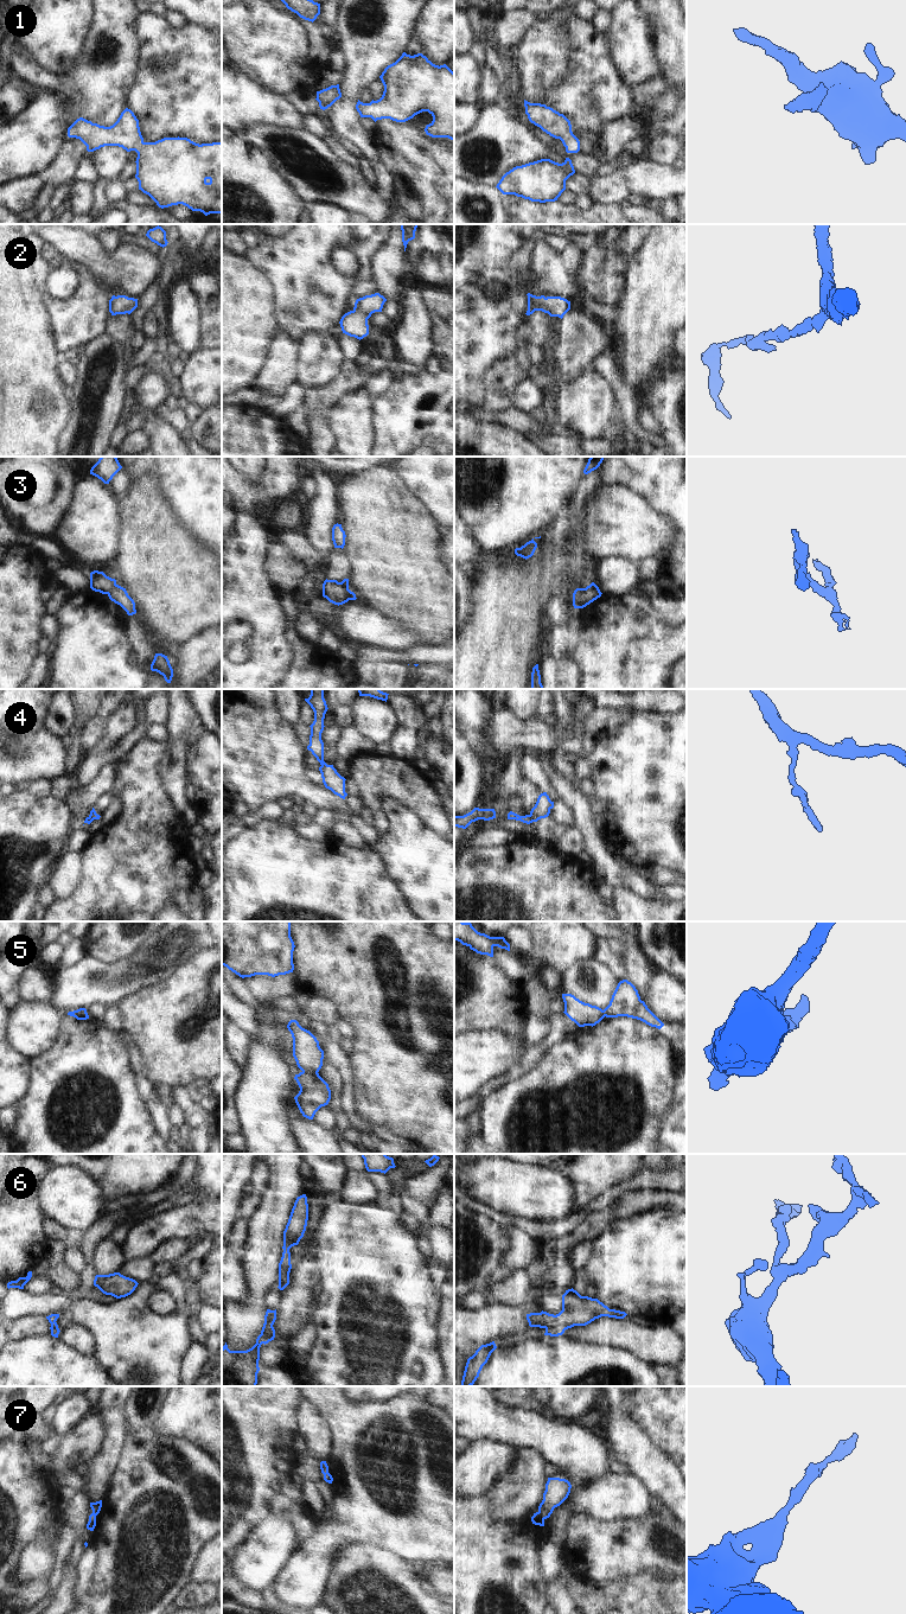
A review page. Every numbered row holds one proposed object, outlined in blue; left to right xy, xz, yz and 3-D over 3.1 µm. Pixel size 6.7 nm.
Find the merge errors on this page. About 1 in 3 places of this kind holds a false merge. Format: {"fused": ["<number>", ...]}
{"fused": ["3", "4", "5"]}

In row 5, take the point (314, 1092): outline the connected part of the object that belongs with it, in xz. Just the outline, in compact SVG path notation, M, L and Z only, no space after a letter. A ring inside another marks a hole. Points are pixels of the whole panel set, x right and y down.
M302 1071L295 1074L300 1091L294 1097L295 1103L304 1117L313 1119L315 1112L328 1104L331 1090L328 1084L319 1076L318 1072Z

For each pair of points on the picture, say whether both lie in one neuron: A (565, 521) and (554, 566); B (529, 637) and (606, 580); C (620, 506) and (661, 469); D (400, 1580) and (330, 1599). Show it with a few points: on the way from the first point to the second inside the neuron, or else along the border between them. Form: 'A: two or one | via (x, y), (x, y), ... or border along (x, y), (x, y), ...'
A: two | border along (582, 527), (574, 529), (559, 540), (543, 534)
B: two | border along (595, 568), (592, 581)
C: two | border along (608, 484), (621, 485), (639, 493), (656, 511)
D: one | via (382, 1594), (348, 1594)

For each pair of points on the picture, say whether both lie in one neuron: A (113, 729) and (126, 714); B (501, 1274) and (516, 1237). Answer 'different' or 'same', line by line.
A: same
B: same

